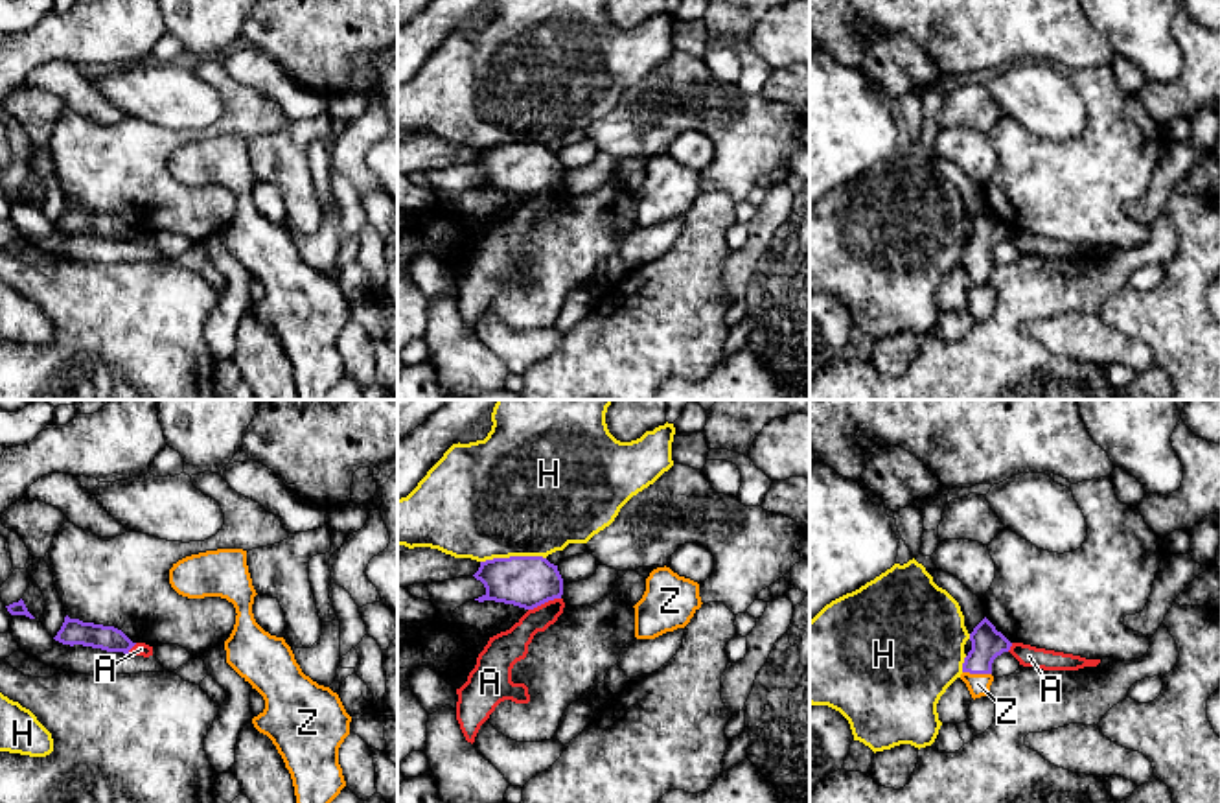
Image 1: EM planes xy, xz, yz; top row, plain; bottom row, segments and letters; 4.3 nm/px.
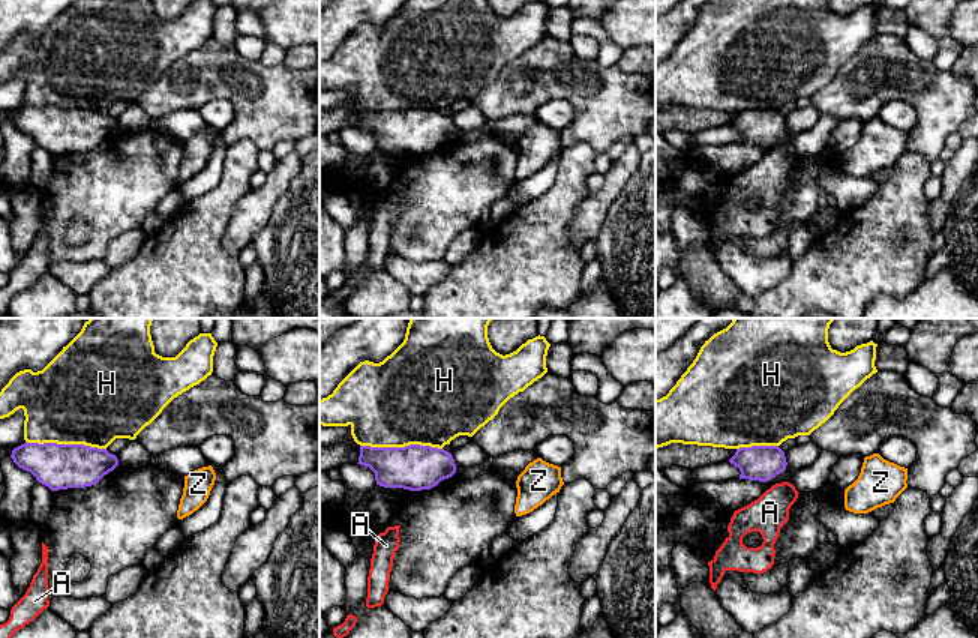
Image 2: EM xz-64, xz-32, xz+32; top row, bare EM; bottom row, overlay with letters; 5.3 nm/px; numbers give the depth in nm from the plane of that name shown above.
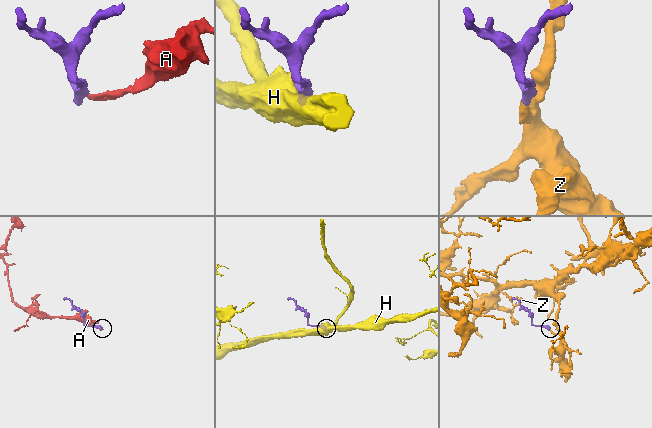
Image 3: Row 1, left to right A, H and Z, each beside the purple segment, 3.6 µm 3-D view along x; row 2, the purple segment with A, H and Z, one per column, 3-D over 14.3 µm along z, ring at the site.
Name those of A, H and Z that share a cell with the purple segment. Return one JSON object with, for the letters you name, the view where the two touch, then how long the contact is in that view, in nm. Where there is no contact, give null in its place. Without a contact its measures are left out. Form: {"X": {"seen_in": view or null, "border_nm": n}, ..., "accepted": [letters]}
{"Z": {"seen_in": "yz", "border_nm": 130}, "accepted": ["Z"]}

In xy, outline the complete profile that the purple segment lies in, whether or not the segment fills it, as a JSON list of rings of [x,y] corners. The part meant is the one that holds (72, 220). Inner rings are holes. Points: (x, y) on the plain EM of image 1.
[[[68,203],[53,227],[70,234],[83,232],[123,241],[129,241],[129,238],[136,232],[114,214],[83,210],[79,206],[70,206]]]

